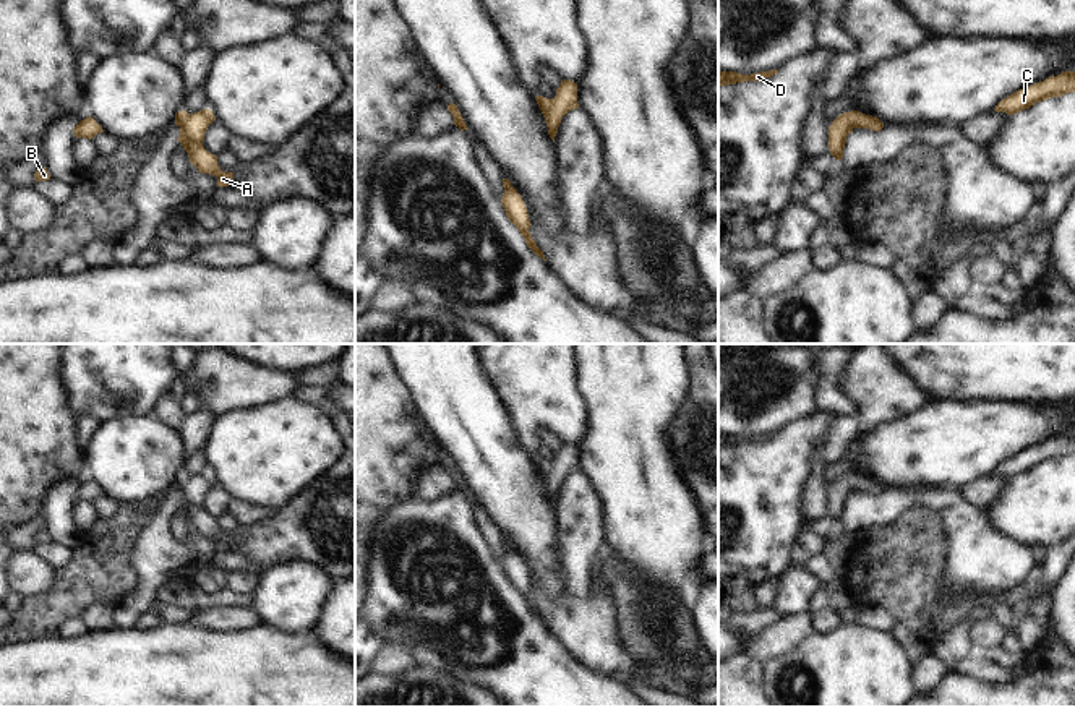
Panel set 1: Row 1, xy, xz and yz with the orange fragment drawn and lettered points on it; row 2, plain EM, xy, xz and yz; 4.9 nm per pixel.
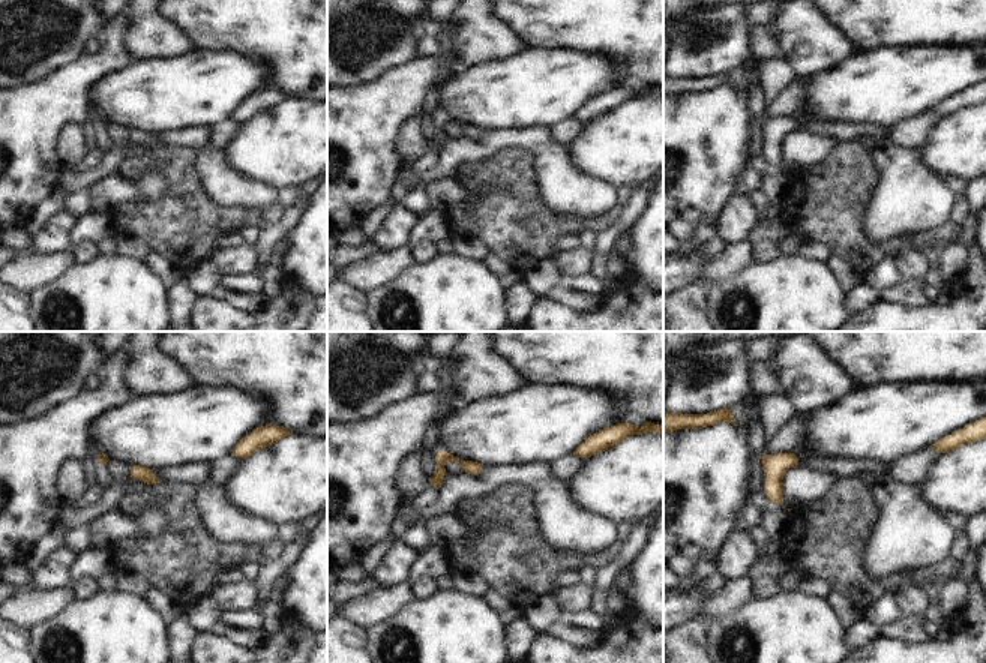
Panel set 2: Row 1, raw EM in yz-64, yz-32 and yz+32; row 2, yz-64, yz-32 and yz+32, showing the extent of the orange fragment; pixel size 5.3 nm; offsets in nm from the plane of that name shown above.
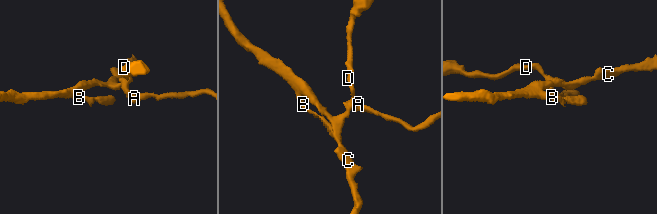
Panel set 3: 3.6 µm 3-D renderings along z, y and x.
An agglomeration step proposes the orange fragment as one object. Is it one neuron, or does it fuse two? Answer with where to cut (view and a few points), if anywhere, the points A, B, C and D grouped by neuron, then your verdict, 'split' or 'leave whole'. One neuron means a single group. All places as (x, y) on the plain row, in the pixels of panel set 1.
no cut | A B C D | leave whole

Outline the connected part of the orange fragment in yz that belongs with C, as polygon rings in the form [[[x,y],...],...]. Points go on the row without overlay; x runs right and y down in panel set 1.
[[[1062,435],[1057,439],[1049,439],[1044,444],[1034,446],[1028,451],[1018,452],[996,469],[996,475],[1013,478],[1030,472],[1036,465],[1060,461],[1075,456],[1075,435]]]

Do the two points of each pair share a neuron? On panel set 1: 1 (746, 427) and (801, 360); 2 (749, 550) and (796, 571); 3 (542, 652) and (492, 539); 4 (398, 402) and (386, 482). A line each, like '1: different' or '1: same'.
1: same
2: different
3: different
4: same

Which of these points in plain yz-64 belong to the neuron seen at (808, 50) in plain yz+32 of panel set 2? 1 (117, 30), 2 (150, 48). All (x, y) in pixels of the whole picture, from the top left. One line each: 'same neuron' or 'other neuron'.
1: other neuron
2: same neuron

